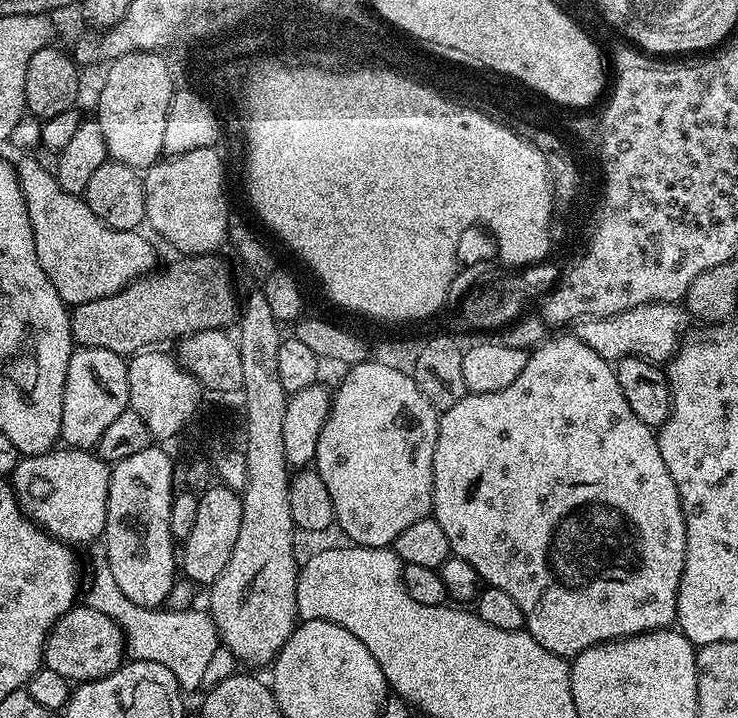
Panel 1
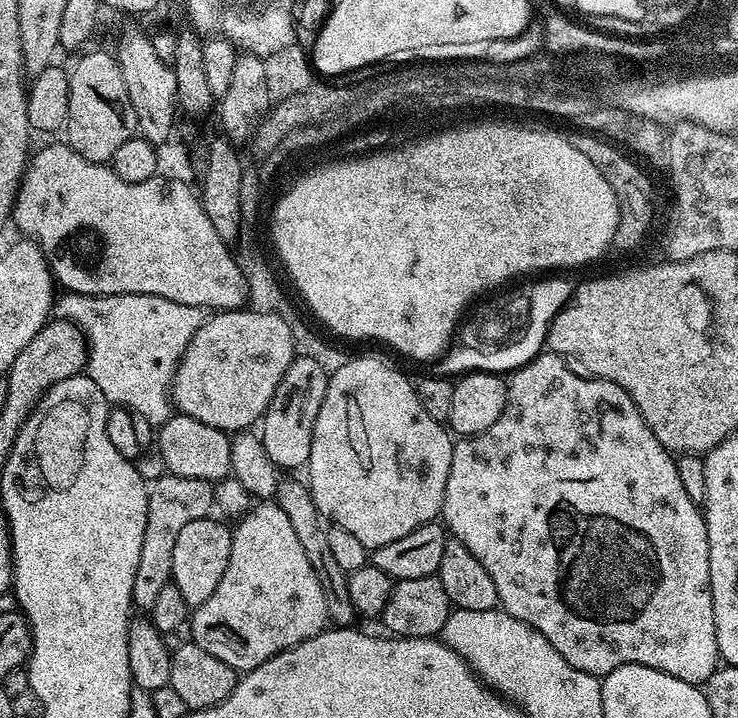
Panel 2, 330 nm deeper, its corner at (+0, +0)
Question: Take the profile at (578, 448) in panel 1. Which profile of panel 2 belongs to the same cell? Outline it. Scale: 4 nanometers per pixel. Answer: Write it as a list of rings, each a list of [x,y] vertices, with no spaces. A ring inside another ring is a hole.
[[[541,351],[533,360],[515,369],[507,377],[507,382],[508,401],[498,422],[494,422],[490,430],[482,430],[482,434],[466,436],[453,443],[450,478],[446,478],[442,509],[442,520],[447,531],[462,541],[466,550],[470,550],[482,566],[486,566],[486,574],[490,574],[494,590],[498,590],[499,607],[538,630],[538,634],[542,634],[546,642],[550,642],[550,646],[554,646],[554,650],[570,662],[570,666],[603,678],[618,666],[641,664],[687,684],[707,684],[721,663],[710,590],[708,535],[701,505],[690,502],[690,494],[682,490],[682,478],[678,478],[673,453],[664,448],[658,438],[654,438],[650,426],[646,426],[630,394],[626,394],[622,386],[613,380],[589,378],[569,368],[563,357],[554,352]]]

